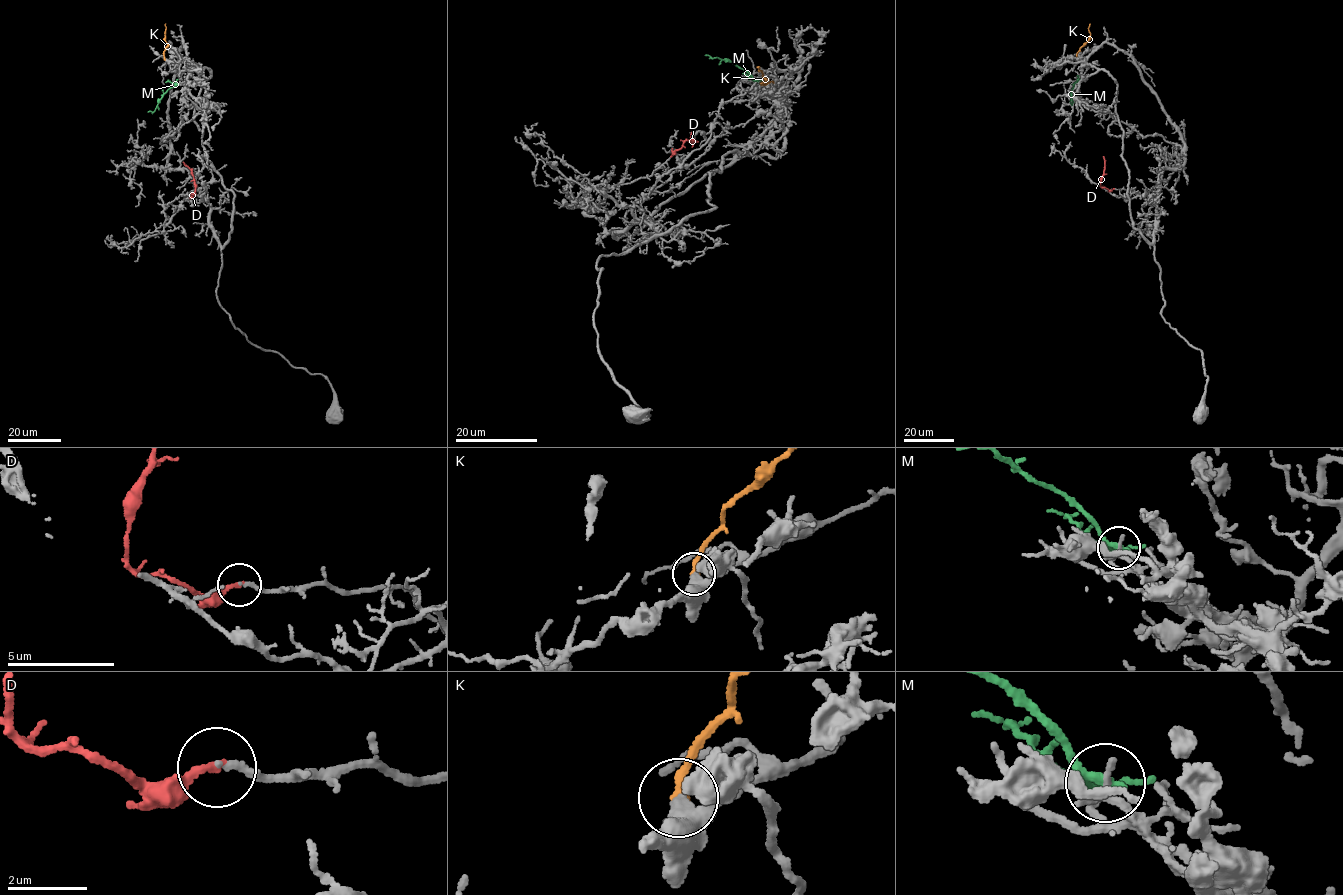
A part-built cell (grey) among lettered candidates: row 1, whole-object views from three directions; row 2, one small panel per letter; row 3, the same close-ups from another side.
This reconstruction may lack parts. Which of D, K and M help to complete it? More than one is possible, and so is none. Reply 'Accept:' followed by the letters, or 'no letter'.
Accept: D

